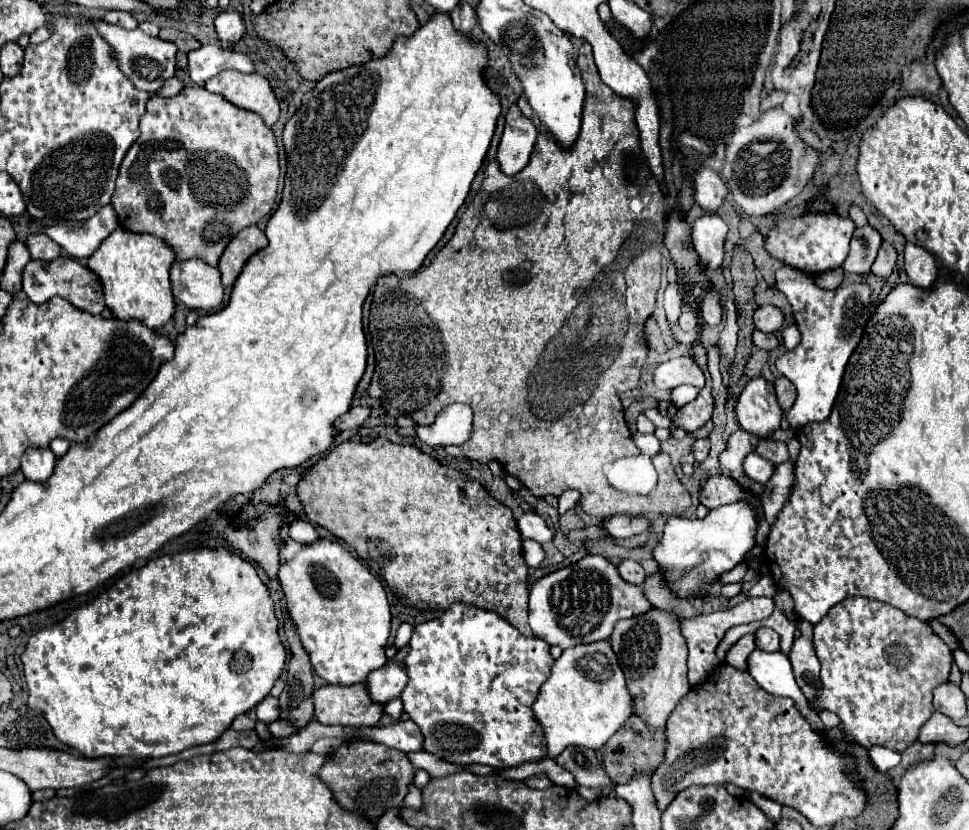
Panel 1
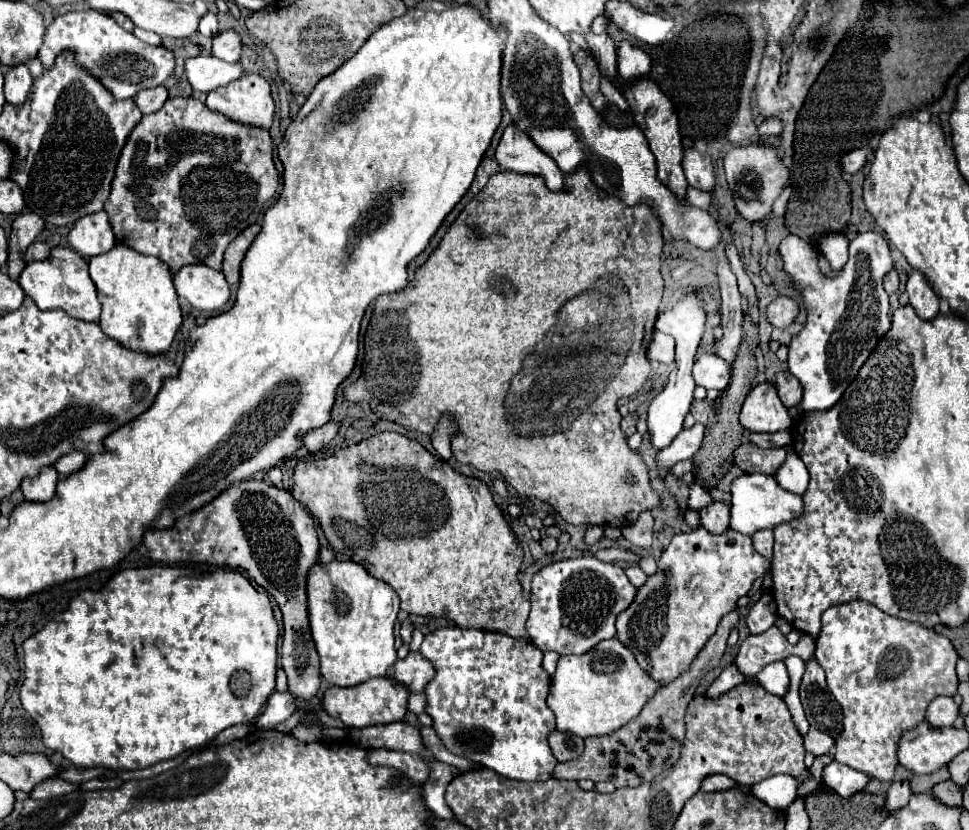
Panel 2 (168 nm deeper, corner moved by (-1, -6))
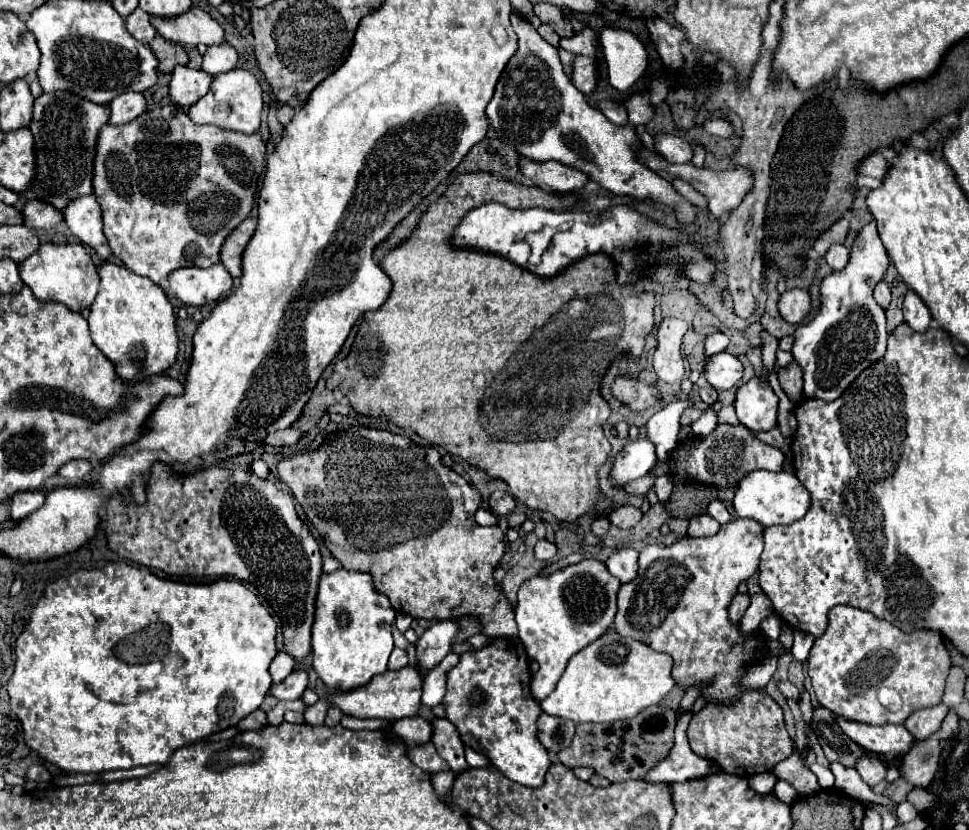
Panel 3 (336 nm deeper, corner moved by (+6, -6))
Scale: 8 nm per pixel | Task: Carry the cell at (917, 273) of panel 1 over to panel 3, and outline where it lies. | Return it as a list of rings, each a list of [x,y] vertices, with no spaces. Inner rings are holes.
[[[907,290],[905,294],[903,314],[905,314],[905,322],[917,332],[925,332],[931,324],[929,308],[923,304],[923,300],[919,300],[919,296],[913,290]]]

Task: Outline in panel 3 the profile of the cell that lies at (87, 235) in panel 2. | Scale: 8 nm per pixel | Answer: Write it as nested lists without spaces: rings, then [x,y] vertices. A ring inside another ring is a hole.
[[[93,194],[83,196],[83,200],[75,200],[75,204],[71,204],[71,208],[65,212],[65,222],[81,244],[93,248],[101,260],[111,256],[111,248],[107,248],[107,240],[103,236],[101,208]]]

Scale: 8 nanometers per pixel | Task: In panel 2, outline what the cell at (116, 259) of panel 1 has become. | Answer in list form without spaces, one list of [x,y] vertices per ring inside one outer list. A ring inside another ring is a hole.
[[[114,246],[110,252],[90,258],[90,278],[96,284],[102,304],[98,324],[108,338],[128,350],[146,354],[166,354],[170,350],[176,330],[182,324],[182,314],[166,264],[154,256],[132,252],[132,248]]]

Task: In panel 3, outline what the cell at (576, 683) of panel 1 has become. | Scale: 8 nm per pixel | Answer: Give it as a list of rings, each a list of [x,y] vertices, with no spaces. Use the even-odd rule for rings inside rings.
[[[609,630],[569,660],[557,688],[541,702],[541,708],[549,716],[571,720],[575,724],[625,720],[647,706],[659,704],[667,696],[677,684],[671,676],[671,666],[671,656]]]

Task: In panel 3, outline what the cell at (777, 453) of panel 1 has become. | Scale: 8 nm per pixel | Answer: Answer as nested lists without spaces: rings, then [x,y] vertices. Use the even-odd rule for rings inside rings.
[[[717,424],[717,428],[707,434],[705,438],[695,438],[689,444],[683,442],[671,452],[671,466],[673,472],[679,476],[687,476],[691,480],[699,480],[705,484],[713,484],[717,488],[727,488],[737,484],[743,476],[747,476],[753,470],[771,470],[771,472],[781,472],[785,454],[781,448],[767,446],[755,438],[753,432],[747,428],[731,426],[731,424]]]

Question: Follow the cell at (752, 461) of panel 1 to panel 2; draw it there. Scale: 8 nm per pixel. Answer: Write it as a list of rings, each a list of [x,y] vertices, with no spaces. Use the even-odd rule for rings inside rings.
[[[742,474],[732,482],[732,514],[730,514],[730,528],[752,536],[756,530],[762,528],[776,528],[782,522],[790,522],[804,512],[804,500],[800,494],[784,490],[774,476],[766,474]]]

